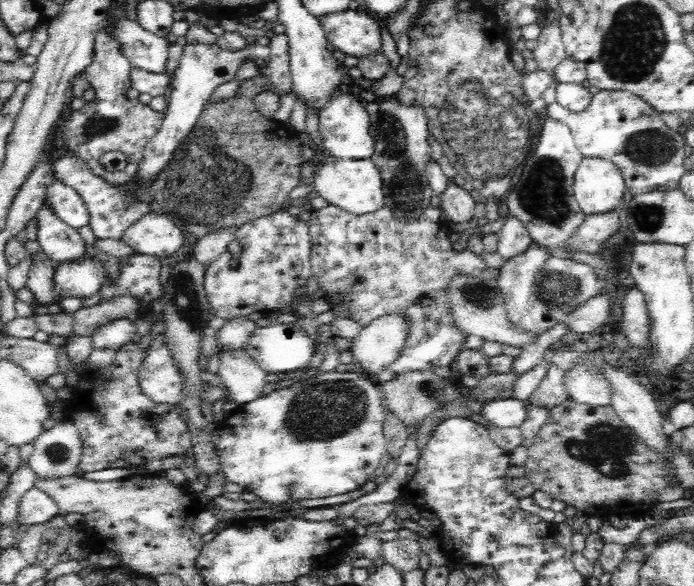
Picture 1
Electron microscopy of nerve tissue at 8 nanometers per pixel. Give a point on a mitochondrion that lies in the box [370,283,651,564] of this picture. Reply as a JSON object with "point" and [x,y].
{"point":[602,445]}

